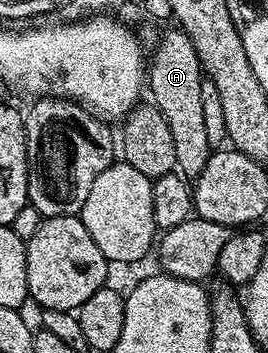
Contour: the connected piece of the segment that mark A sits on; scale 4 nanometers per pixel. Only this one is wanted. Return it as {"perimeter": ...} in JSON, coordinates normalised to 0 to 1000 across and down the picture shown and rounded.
{"perimeter":[[[638,76],[590,116],[575,139],[575,167],[552,178],[552,275],[586,303],[642,371],[642,408],[657,416],[657,479],[698,507],[731,507],[761,484],[791,431],[761,360],[757,292],[746,272],[761,221],[754,181],[716,110],[683,82]]]}

